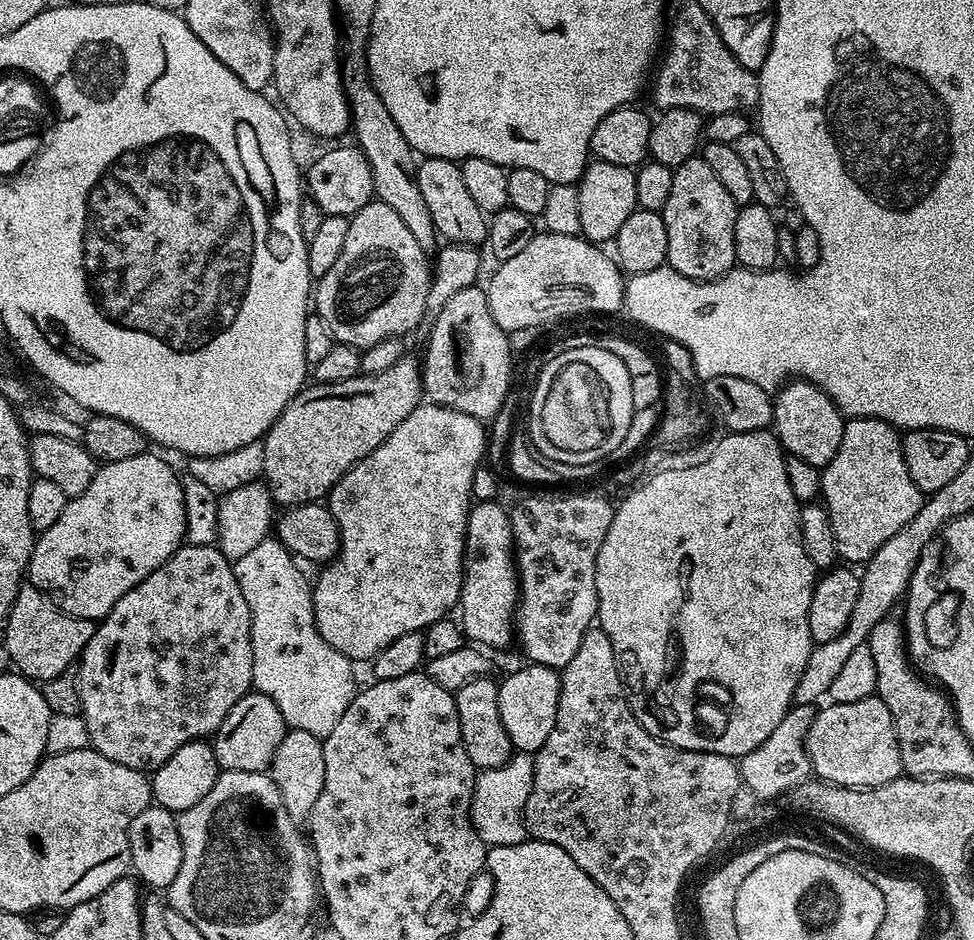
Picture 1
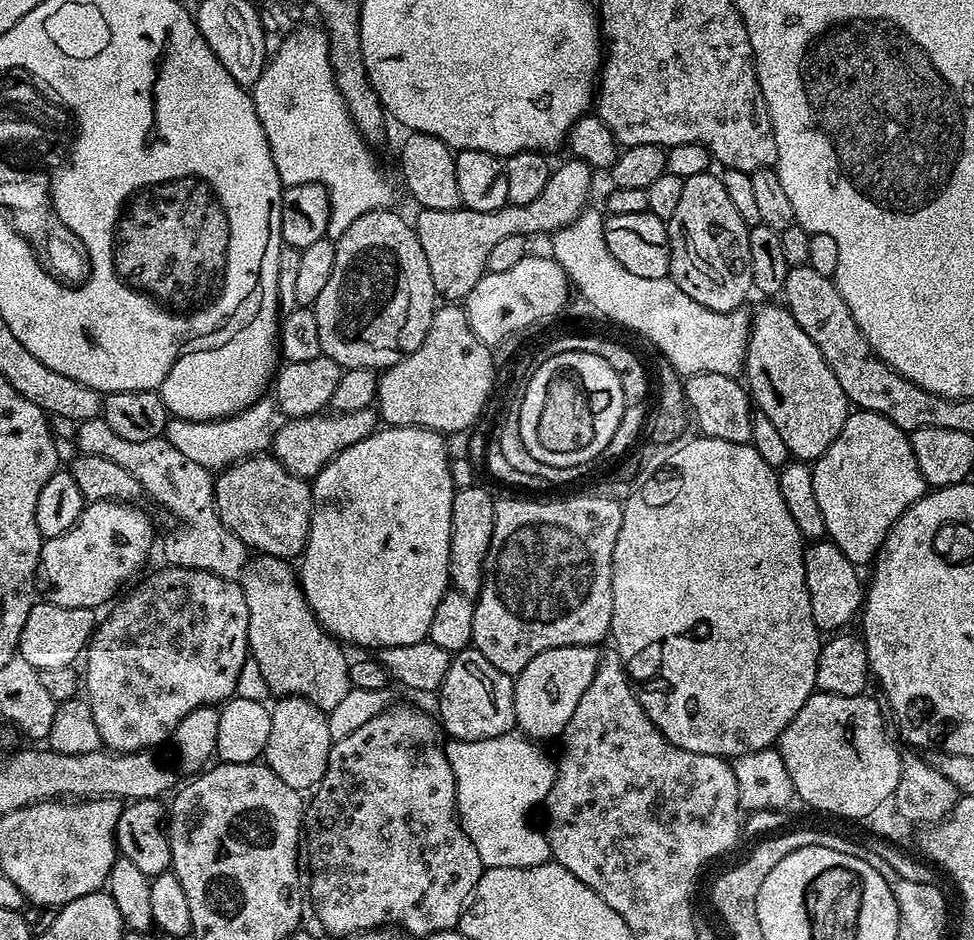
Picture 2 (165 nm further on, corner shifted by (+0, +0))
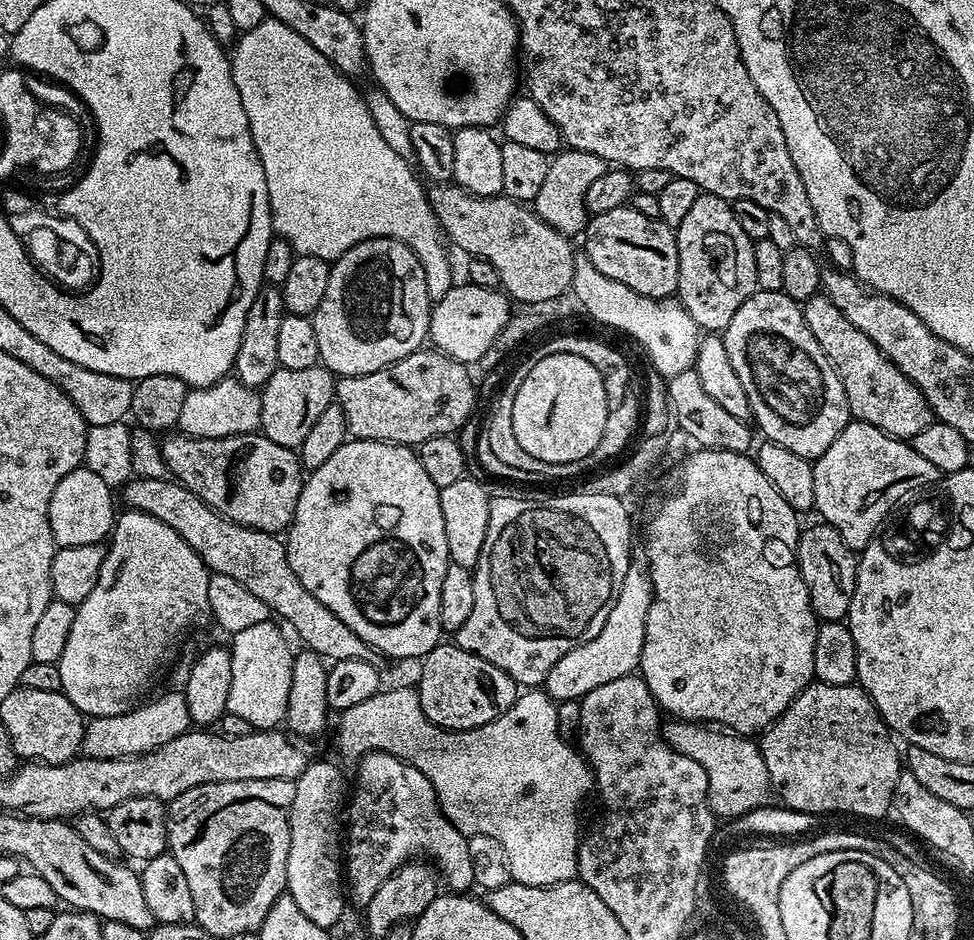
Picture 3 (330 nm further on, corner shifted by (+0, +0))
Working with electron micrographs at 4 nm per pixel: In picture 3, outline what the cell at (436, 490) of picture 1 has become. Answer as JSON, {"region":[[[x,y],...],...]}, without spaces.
{"region":[[[352,438],[338,446],[338,450],[334,450],[334,454],[330,454],[330,458],[322,462],[322,466],[307,473],[298,498],[298,506],[294,510],[294,518],[286,529],[290,570],[298,574],[298,582],[302,582],[302,586],[306,586],[306,590],[310,590],[310,594],[314,594],[314,598],[318,598],[318,602],[326,606],[326,610],[338,614],[338,618],[342,618],[342,622],[346,622],[346,626],[350,626],[350,630],[354,630],[354,634],[358,634],[358,638],[362,638],[362,642],[366,642],[381,657],[393,656],[396,660],[408,660],[411,656],[423,658],[427,652],[434,650],[436,644],[441,643],[438,598],[442,595],[442,578],[446,575],[450,561],[446,546],[446,522],[442,522],[440,490],[438,486],[434,486],[434,482],[430,482],[419,455],[409,445]]]}

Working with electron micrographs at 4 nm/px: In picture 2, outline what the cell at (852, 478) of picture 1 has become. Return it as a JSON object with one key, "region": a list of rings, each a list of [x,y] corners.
{"region":[[[849,411],[838,438],[834,438],[826,454],[814,461],[811,470],[814,495],[818,497],[818,507],[822,510],[827,539],[836,544],[838,550],[842,550],[842,554],[846,554],[846,558],[850,558],[850,562],[857,566],[864,566],[864,556],[875,561],[877,552],[900,515],[914,502],[921,500],[926,491],[922,470],[918,470],[918,462],[914,458],[909,433],[894,426],[894,422],[890,422],[882,414],[873,412]]]}

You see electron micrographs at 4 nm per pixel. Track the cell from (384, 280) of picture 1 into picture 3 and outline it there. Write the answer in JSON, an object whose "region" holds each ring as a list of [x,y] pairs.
{"region":[[[370,238],[350,246],[350,250],[346,250],[346,254],[342,254],[336,260],[331,261],[330,283],[326,285],[326,294],[323,296],[322,302],[318,302],[318,310],[313,312],[310,317],[314,326],[314,338],[318,338],[320,364],[336,378],[361,376],[362,374],[374,374],[374,370],[382,370],[386,366],[406,358],[411,352],[421,351],[423,344],[420,343],[425,343],[428,340],[428,327],[432,317],[433,303],[434,301],[426,290],[426,270],[422,270],[422,262],[418,262],[418,254],[414,254],[414,250],[410,250],[410,246],[406,246],[394,238]]]}

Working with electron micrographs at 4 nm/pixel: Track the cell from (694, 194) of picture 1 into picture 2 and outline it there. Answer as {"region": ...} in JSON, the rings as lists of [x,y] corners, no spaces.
{"region":[[[711,171],[686,178],[674,218],[667,220],[670,246],[670,279],[686,296],[704,308],[734,312],[753,291],[750,266],[749,225],[738,218],[738,210],[726,195],[720,176]]]}

